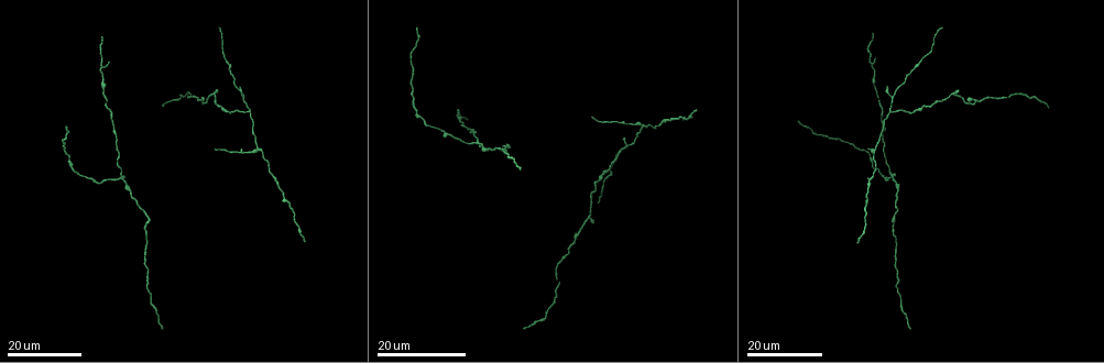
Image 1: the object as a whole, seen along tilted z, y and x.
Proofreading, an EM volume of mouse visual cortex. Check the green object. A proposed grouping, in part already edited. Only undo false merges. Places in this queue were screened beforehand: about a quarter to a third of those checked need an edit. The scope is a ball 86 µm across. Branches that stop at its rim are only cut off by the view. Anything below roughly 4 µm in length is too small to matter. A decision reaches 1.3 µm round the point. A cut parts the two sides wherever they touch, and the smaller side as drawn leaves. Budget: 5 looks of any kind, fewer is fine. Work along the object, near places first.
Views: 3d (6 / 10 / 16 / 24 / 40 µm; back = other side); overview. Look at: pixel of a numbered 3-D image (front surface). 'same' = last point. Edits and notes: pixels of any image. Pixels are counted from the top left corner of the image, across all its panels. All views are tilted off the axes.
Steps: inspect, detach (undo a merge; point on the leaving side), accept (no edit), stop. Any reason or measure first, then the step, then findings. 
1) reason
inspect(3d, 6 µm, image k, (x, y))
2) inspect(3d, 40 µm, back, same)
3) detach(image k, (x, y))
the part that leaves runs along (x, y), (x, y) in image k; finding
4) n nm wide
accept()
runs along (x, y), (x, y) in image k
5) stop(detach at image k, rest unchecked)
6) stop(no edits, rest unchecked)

four-way junction
inspect(3d, 24 µm, image 1, (477, 144))

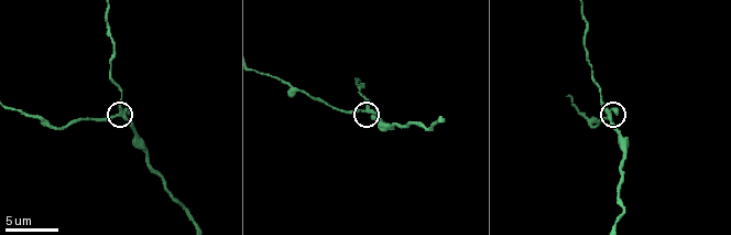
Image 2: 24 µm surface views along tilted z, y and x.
zoom in
inspect(3d, 10 µm, image 2, (611, 114))

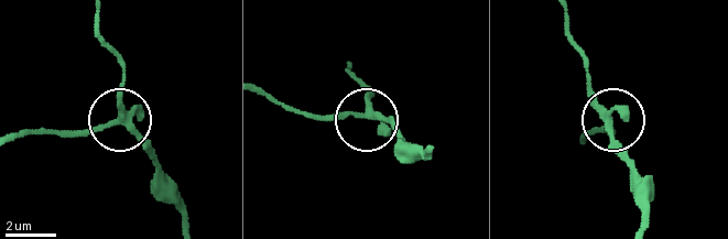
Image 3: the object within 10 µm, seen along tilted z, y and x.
4 arms
accept()
continuous, no second neuron

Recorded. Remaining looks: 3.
three-way junction
inspect(3d, 24 µm, image 1, (874, 147))

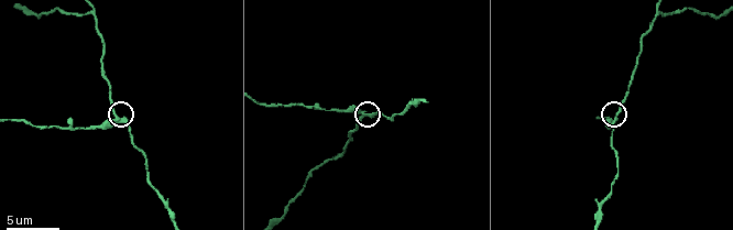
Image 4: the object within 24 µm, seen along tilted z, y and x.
inspect(3d, 6 µm, same)

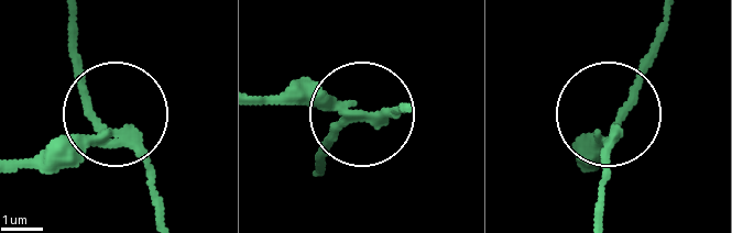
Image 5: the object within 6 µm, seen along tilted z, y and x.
3 arms
detach(image 5, (46, 151))
the part that leaves runs along (104, 143), (12, 164) in image 5; a second neuron is stuck on

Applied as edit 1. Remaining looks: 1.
three arms meet
inspect(3d, 10 µm, image 4, (341, 155))

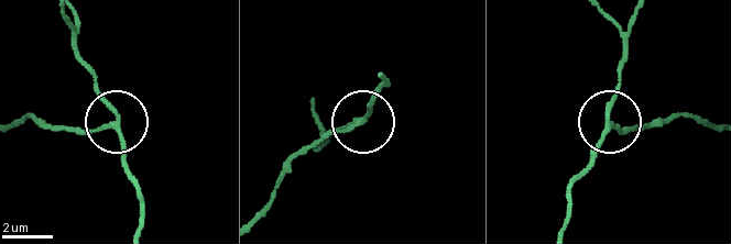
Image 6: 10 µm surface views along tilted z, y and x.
side arm 32 µm
accept()
runs along (564, 221), (570, 184), (607, 126), (618, 65) in image 6; all the same neuron

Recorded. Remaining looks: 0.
stop(detach at image 5, rest unchecked)

